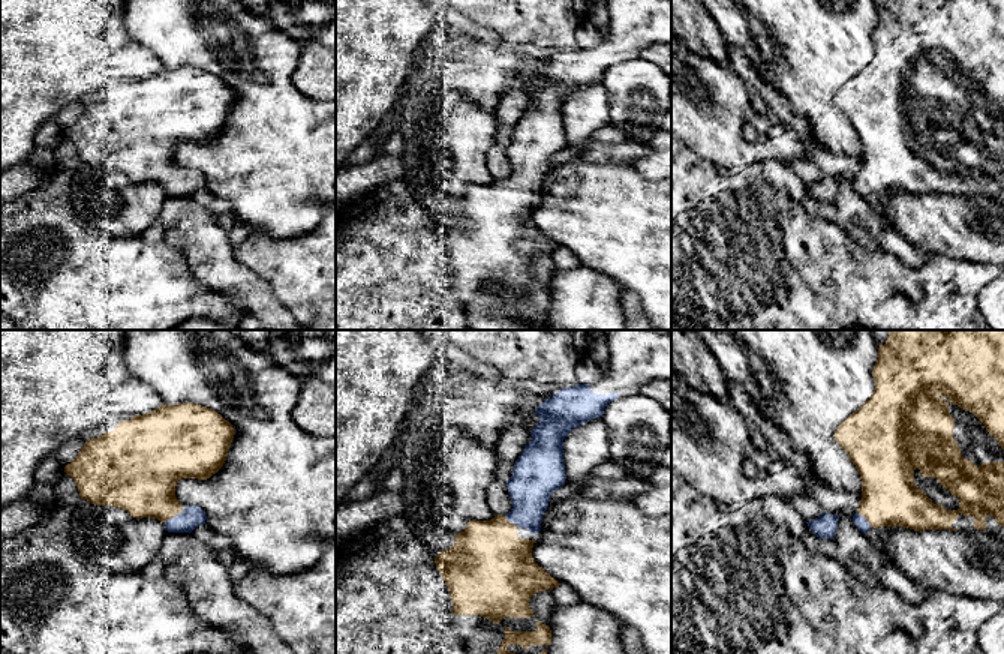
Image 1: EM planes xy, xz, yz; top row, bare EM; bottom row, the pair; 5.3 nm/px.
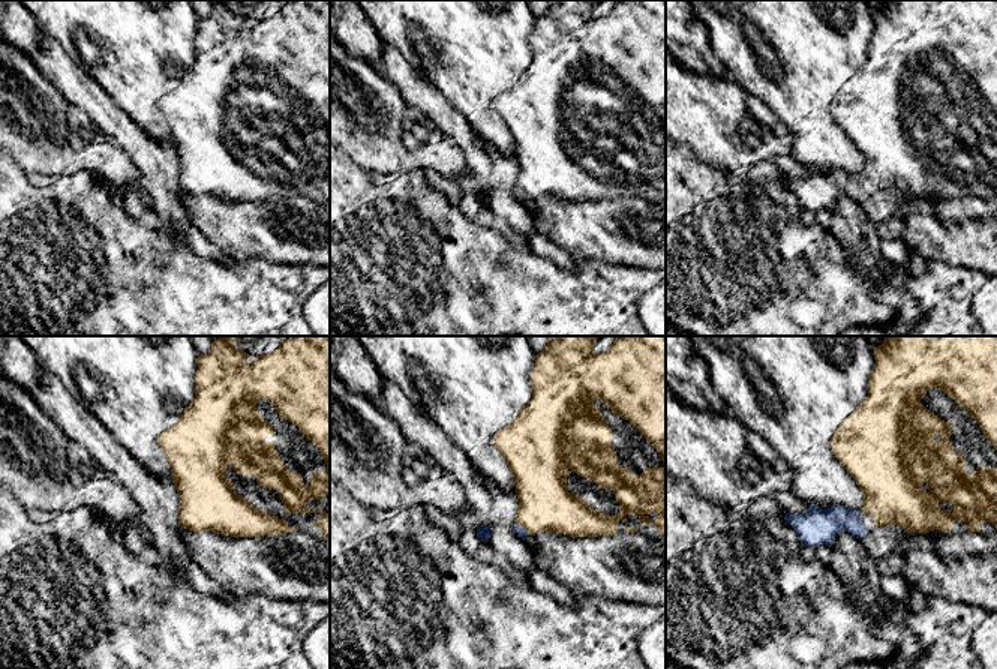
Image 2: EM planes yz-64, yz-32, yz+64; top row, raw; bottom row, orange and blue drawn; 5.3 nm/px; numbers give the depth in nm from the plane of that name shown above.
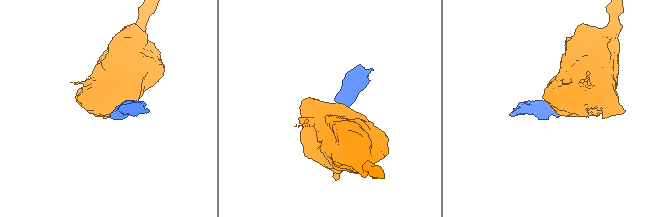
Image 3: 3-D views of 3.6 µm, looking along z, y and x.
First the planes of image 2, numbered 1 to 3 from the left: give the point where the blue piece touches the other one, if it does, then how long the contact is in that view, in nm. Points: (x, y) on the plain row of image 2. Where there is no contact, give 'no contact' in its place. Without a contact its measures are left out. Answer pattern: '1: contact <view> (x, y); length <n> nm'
1: no contact
2: contact yz-32 (523, 191); length 100 nm
3: no contact

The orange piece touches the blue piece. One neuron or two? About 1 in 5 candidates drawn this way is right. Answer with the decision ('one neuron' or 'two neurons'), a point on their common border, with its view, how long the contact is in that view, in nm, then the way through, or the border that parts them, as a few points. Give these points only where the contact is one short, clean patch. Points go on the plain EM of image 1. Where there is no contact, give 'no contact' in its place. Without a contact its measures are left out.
one neuron; meets orange in xy at (171, 180); contact 120 nm long; runs through xy (141, 144), (171, 180), (194, 180)

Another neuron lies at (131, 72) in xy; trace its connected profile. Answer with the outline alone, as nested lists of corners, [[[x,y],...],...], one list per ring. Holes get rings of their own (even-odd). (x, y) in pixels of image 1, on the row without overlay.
[[[0,0],[0,174],[15,165],[27,164],[31,152],[36,148],[36,134],[49,118],[54,118],[64,105],[112,81],[142,80],[162,70],[163,64],[160,58],[133,40],[126,32],[124,2],[126,0]]]

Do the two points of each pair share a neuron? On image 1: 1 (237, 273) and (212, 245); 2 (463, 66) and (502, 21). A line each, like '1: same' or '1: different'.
1: same
2: same

